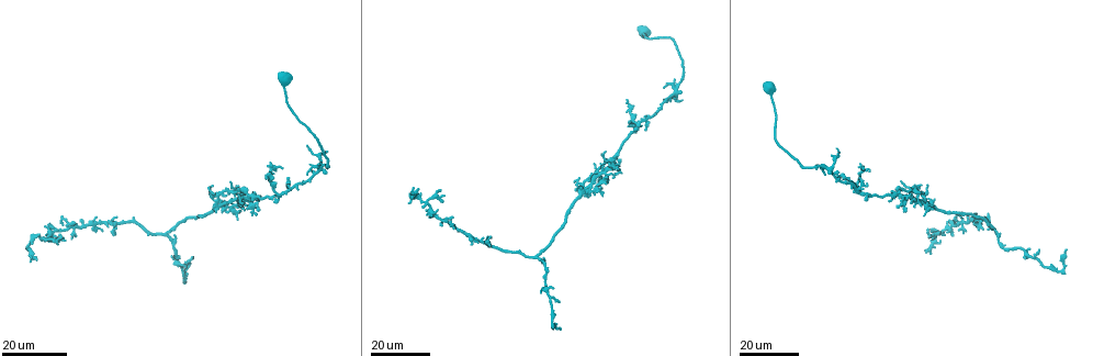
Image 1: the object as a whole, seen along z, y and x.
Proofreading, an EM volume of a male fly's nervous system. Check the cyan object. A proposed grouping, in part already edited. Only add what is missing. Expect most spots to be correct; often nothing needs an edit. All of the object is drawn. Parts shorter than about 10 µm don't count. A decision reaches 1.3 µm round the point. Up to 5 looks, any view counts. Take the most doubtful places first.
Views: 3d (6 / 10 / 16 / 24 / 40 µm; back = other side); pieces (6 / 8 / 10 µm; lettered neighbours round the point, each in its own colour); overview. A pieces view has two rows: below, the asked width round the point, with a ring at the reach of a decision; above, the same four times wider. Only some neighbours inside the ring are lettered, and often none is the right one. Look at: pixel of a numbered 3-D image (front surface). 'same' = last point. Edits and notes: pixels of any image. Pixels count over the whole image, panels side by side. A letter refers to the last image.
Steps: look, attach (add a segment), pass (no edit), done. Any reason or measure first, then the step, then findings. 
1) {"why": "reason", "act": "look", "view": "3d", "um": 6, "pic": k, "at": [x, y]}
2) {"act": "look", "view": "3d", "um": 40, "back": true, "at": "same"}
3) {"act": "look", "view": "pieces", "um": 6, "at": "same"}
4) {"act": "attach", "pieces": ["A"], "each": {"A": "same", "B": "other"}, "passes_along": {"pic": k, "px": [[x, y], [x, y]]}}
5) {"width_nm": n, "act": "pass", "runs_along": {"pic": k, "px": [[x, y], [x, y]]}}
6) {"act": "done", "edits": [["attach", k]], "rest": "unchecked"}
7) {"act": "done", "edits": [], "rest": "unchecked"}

{"why": "end of a long branch", "act": "look", "view": "3d", "um": 16, "pic": 1, "at": [418, 189]}

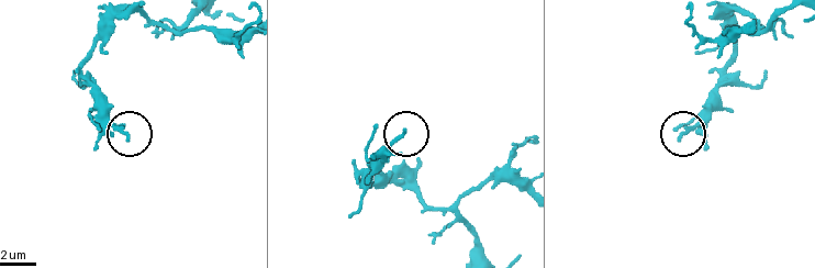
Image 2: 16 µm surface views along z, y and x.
{"act": "look", "view": "3d", "um": 6, "pic": 2, "at": [406, 129]}

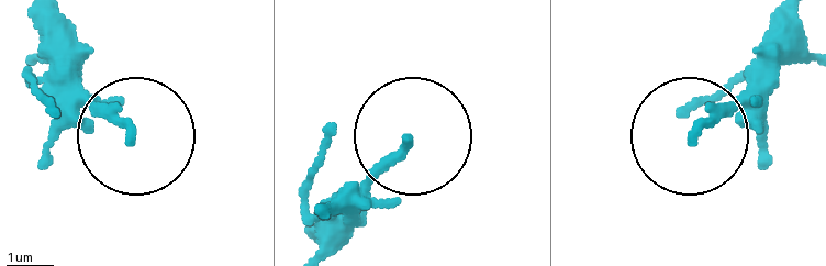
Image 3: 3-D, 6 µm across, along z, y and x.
{"act": "look", "view": "pieces", "um": 10, "pic": 3, "at": [129, 136]}

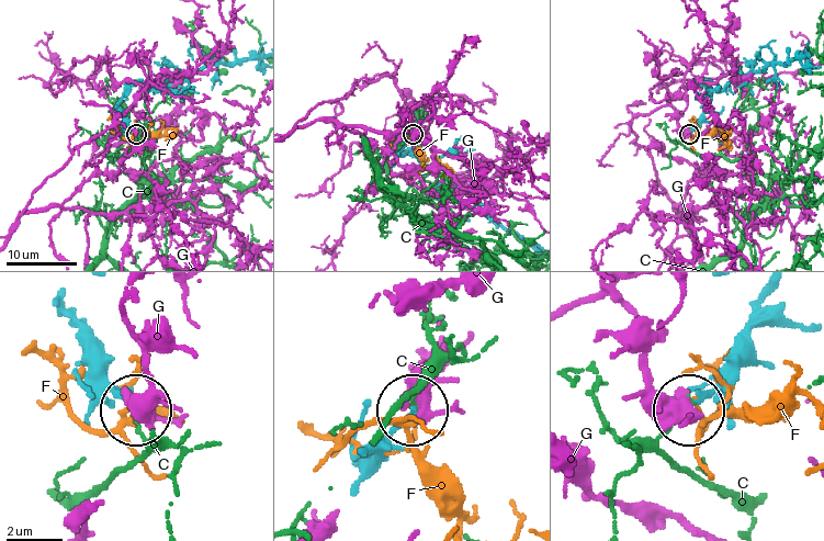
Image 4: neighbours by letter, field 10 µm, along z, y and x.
{"act": "pass", "each": {"C": "other", "F": "other", "G": "other"}, "found": "none of them fits"}

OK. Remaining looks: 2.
{"why": "branch stops here", "act": "look", "view": "3d", "um": 24, "pic": 1, "at": [947, 221]}

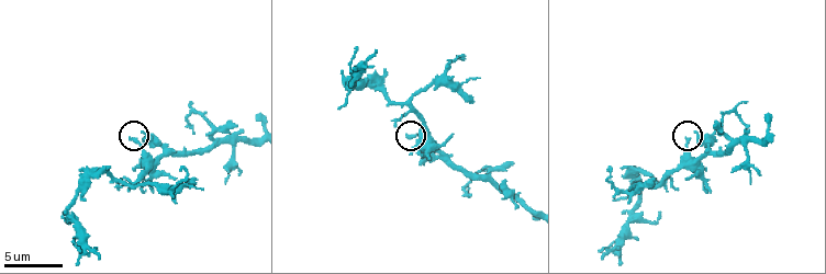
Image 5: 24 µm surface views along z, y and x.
{"act": "look", "view": "pieces", "um": 10, "pic": 5, "at": [688, 140]}

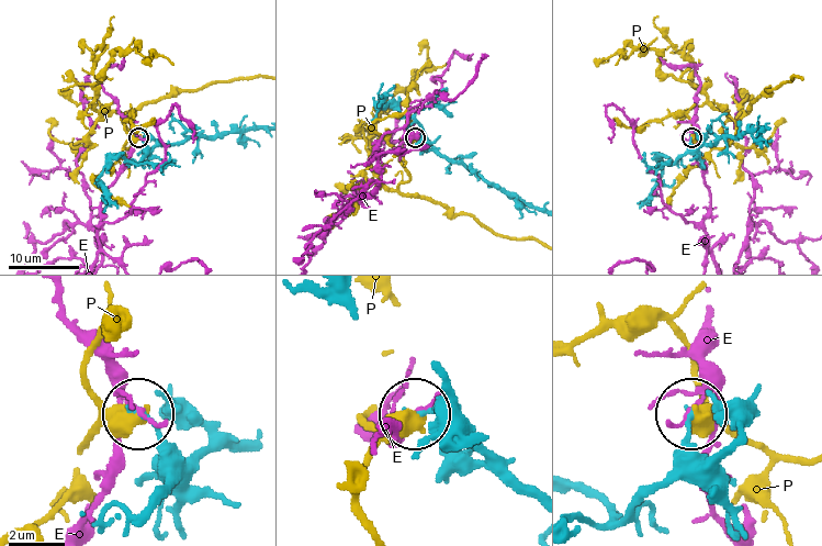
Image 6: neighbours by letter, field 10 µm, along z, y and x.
{"act": "pass", "each": {"E": "other", "P": "other"}, "found": "no lettered segment goes on from it"}

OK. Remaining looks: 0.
{"act": "done", "edits": [], "rest": "unchecked"}

